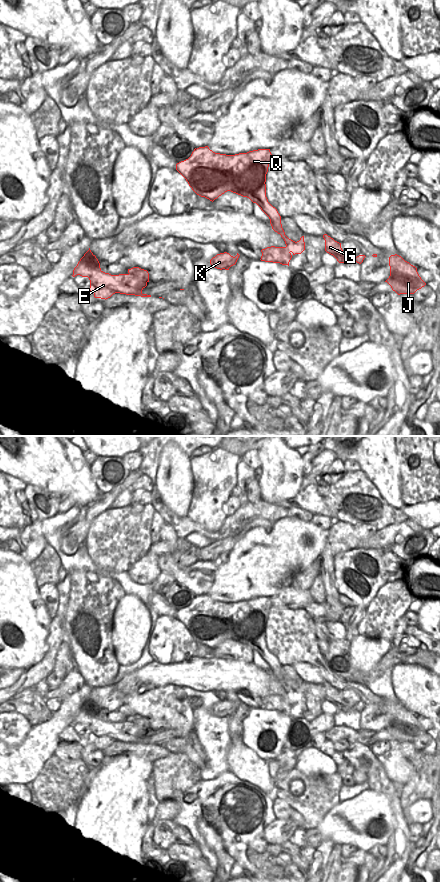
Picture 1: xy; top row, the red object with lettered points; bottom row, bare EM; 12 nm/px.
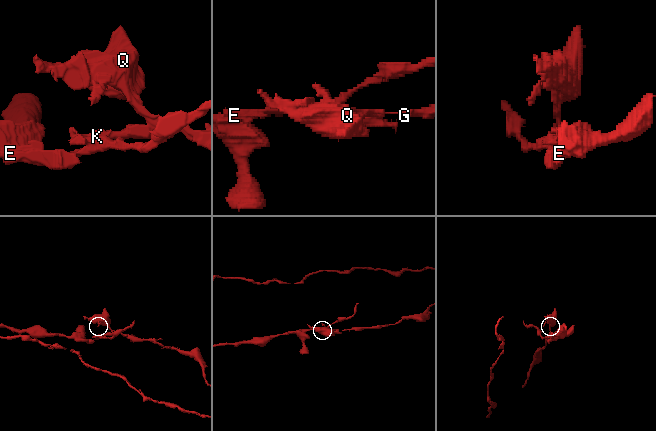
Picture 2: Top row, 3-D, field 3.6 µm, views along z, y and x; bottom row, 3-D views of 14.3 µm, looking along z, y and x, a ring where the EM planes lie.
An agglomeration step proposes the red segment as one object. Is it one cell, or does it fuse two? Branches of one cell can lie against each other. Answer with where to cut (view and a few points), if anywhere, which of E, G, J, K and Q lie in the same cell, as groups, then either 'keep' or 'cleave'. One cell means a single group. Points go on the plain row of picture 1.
no cut | E G J K Q | keep

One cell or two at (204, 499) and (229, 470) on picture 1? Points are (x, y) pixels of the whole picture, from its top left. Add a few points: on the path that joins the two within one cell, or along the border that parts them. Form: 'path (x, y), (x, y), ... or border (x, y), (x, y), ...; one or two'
path (209, 492), (222, 477); one

